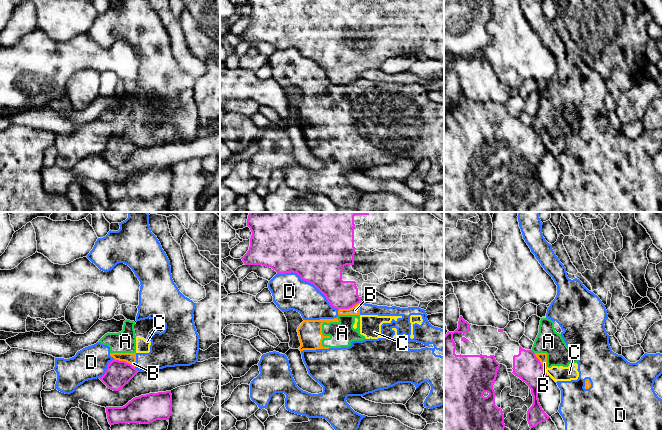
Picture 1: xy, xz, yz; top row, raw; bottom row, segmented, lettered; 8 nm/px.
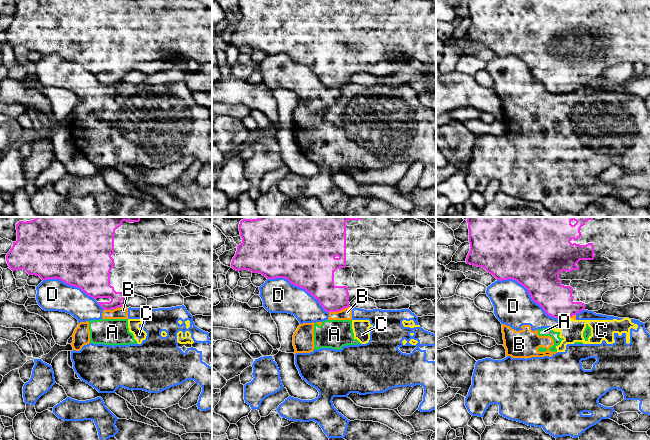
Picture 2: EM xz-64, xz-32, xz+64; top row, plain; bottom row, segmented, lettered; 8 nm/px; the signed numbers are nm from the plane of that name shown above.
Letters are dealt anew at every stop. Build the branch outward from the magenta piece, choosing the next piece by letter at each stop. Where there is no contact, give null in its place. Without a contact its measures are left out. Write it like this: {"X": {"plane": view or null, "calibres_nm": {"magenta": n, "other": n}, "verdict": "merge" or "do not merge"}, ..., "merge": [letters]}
{"A": {"plane": "yz", "calibres_nm": {"magenta": 220, "other": 200}, "verdict": "do not merge"}, "B": {"plane": "xz", "calibres_nm": {"magenta": 220, "other": 80}, "verdict": "do not merge"}, "C": {"plane": "yz", "calibres_nm": {"magenta": 220, "other": 120}, "verdict": "do not merge"}, "D": {"plane": "xz", "calibres_nm": {"magenta": 460, "other": 280}, "verdict": "do not merge"}, "merge": []}

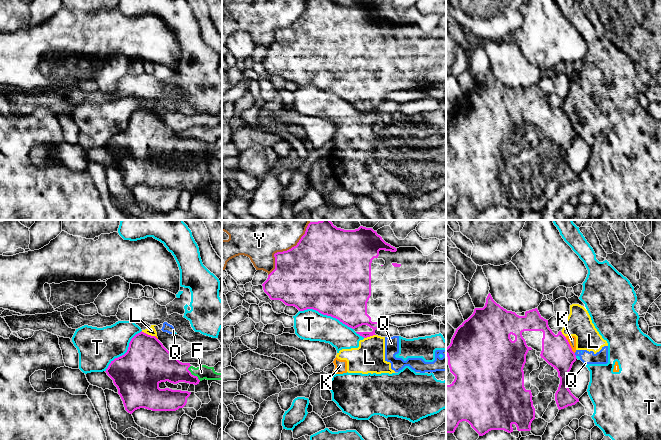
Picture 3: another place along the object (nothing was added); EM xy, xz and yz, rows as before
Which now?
{"F": {"plane": "xy", "calibres_nm": {"magenta": 260, "other": 110}, "verdict": "merge"}, "K": {"plane": "yz", "calibres_nm": {"magenta": 240, "other": 60}, "verdict": "do not merge"}, "L": {"plane": "xy", "calibres_nm": {"magenta": 380, "other": 70}, "verdict": "do not merge"}, "Q": {"plane": "yz", "calibres_nm": {"magenta": 240, "other": 110}, "verdict": "do not merge"}, "T": {"plane": "xz", "calibres_nm": {"magenta": 500, "other": 240}, "verdict": "do not merge"}, "Y": {"plane": "xz", "calibres_nm": {"magenta": 480, "other": 300}, "verdict": "do not merge"}, "merge": ["F"]}

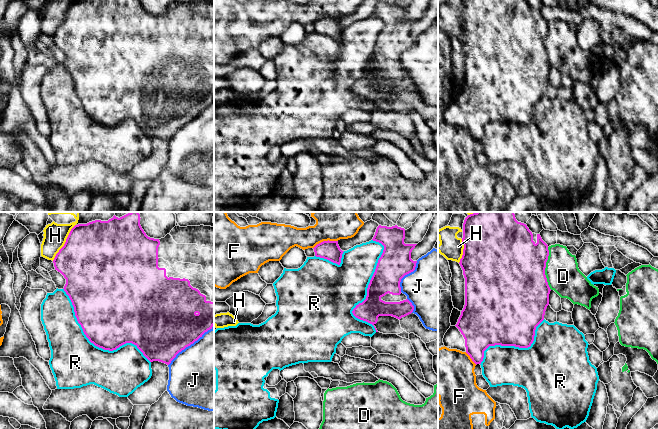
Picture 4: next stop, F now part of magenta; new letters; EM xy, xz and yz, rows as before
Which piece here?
{"D": {"plane": "yz", "calibres_nm": {"magenta": 500, "other": 280}, "verdict": "do not merge"}, "F": {"plane": "xz", "calibres_nm": {"magenta": 160, "other": 170}, "verdict": "do not merge"}, "H": {"plane": "xy", "calibres_nm": {"magenta": 500, "other": 190}, "verdict": "do not merge"}, "J": {"plane": "xy", "calibres_nm": {"magenta": 480, "other": 500}, "verdict": "do not merge"}, "R": {"plane": "xy", "calibres_nm": {"magenta": 480, "other": 400}, "verdict": "do not merge"}, "merge": []}

